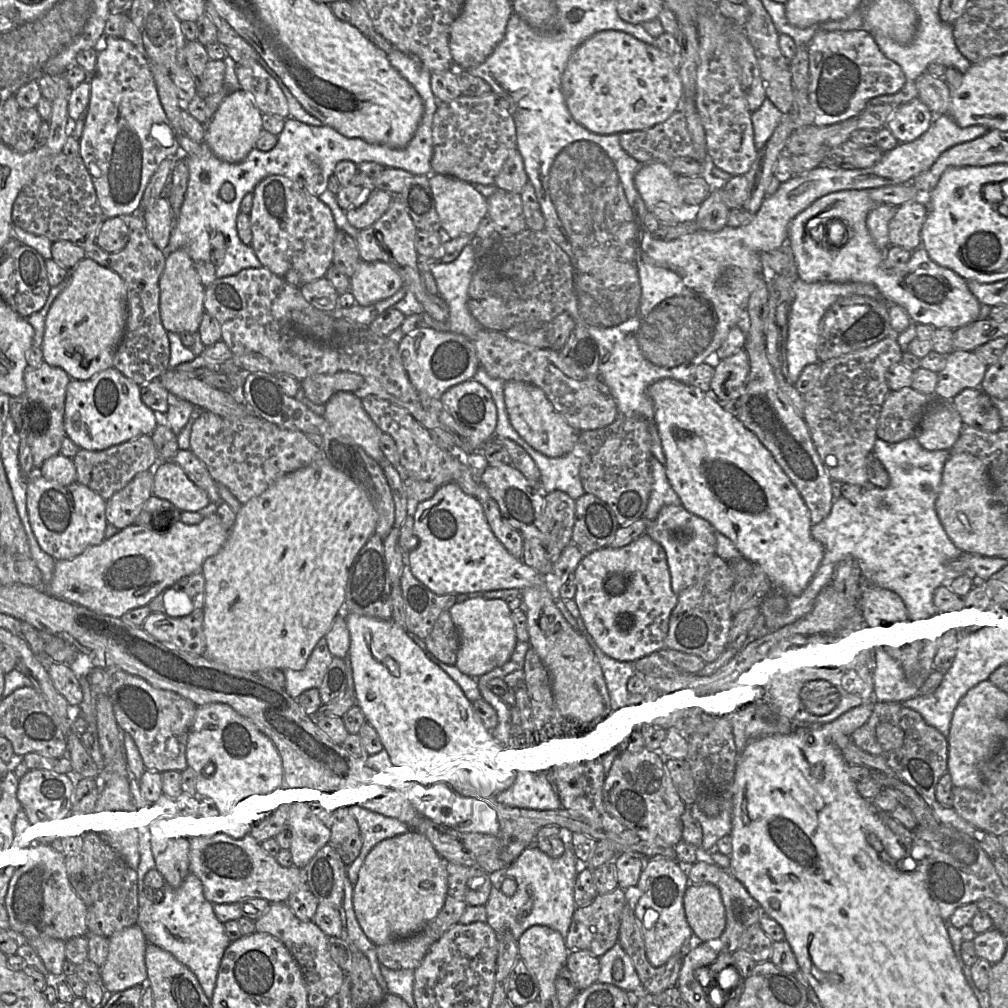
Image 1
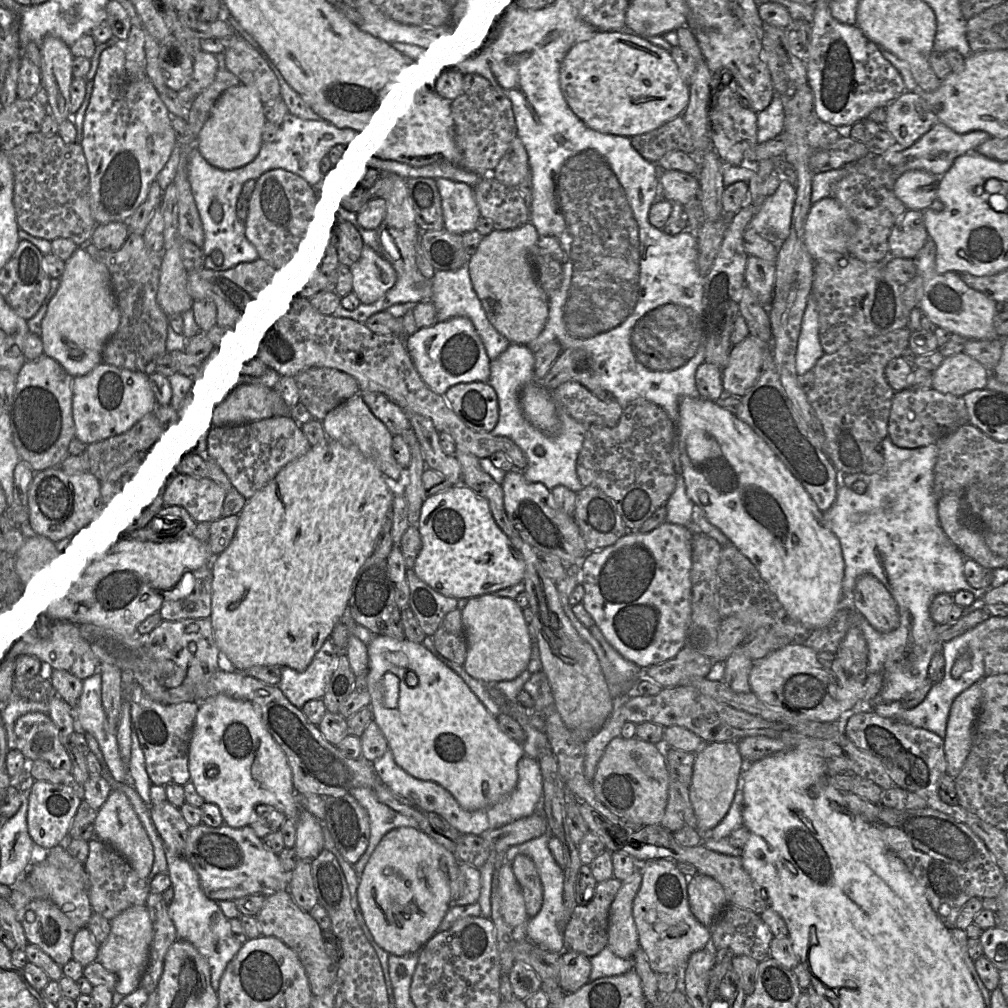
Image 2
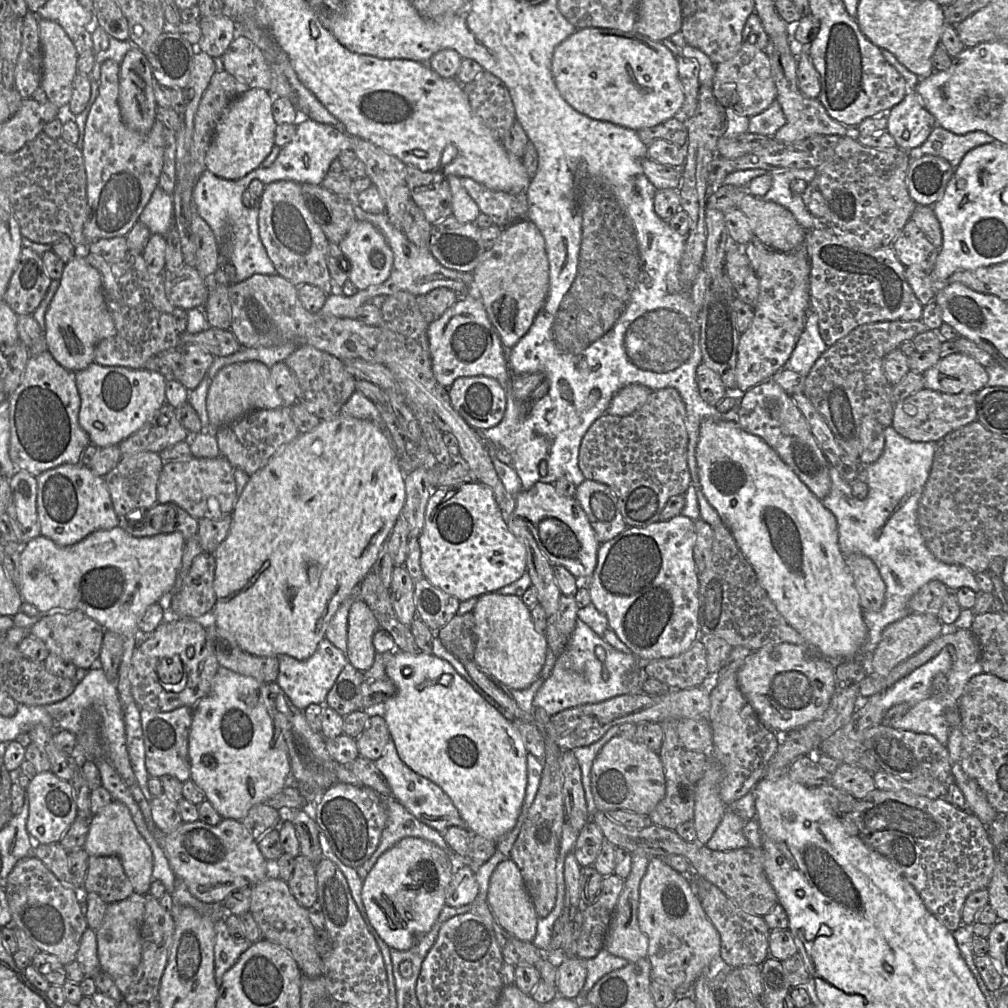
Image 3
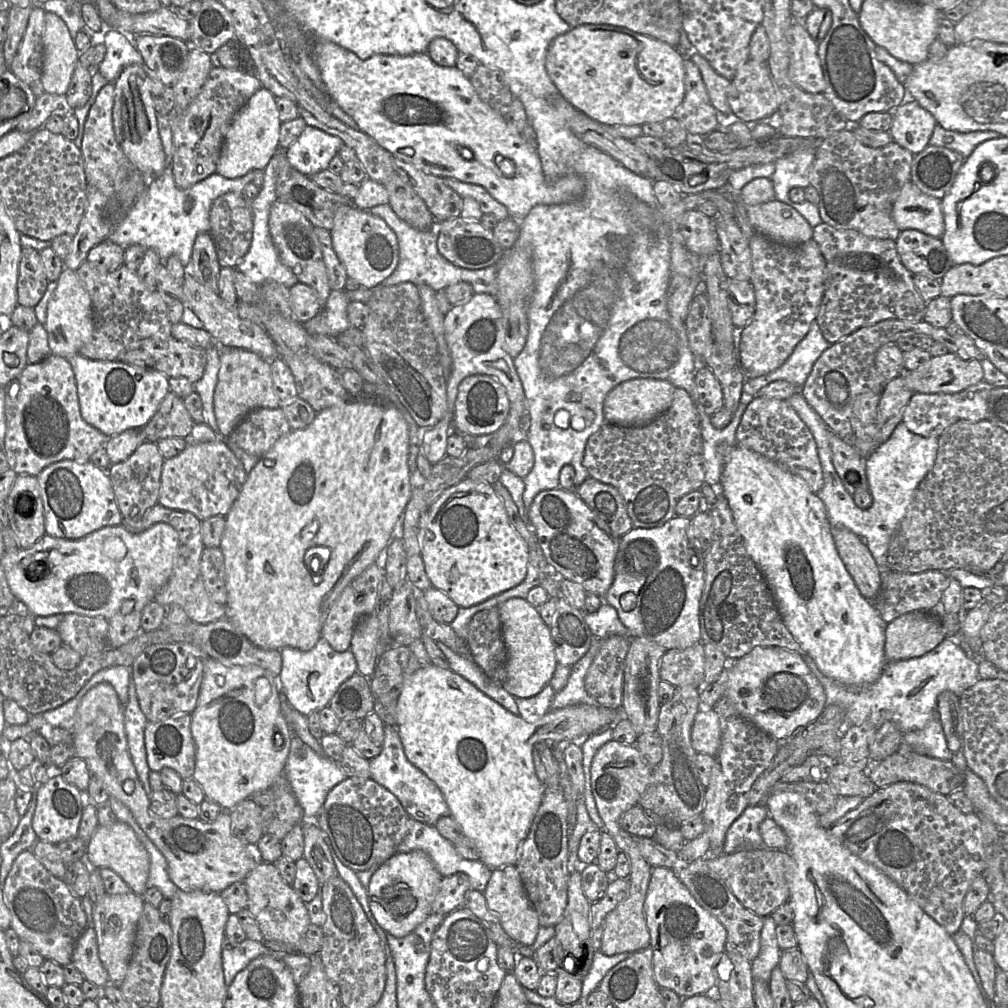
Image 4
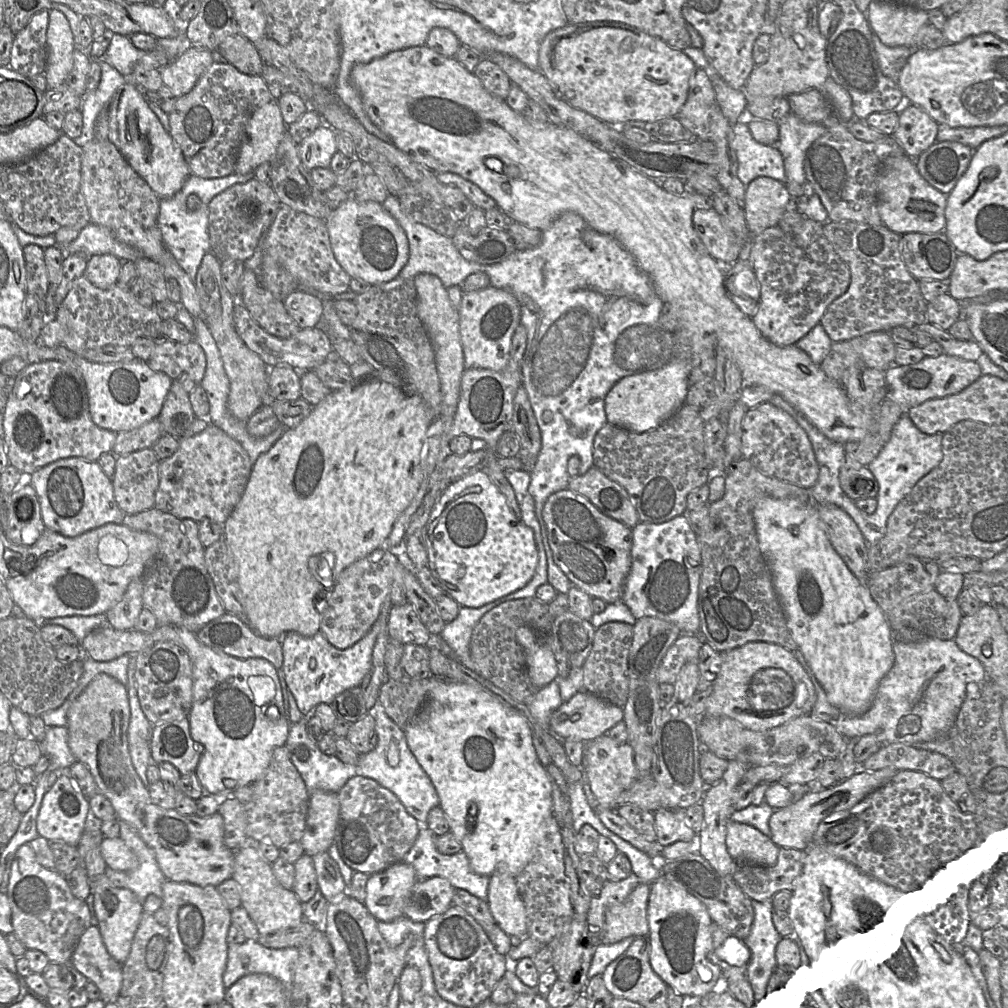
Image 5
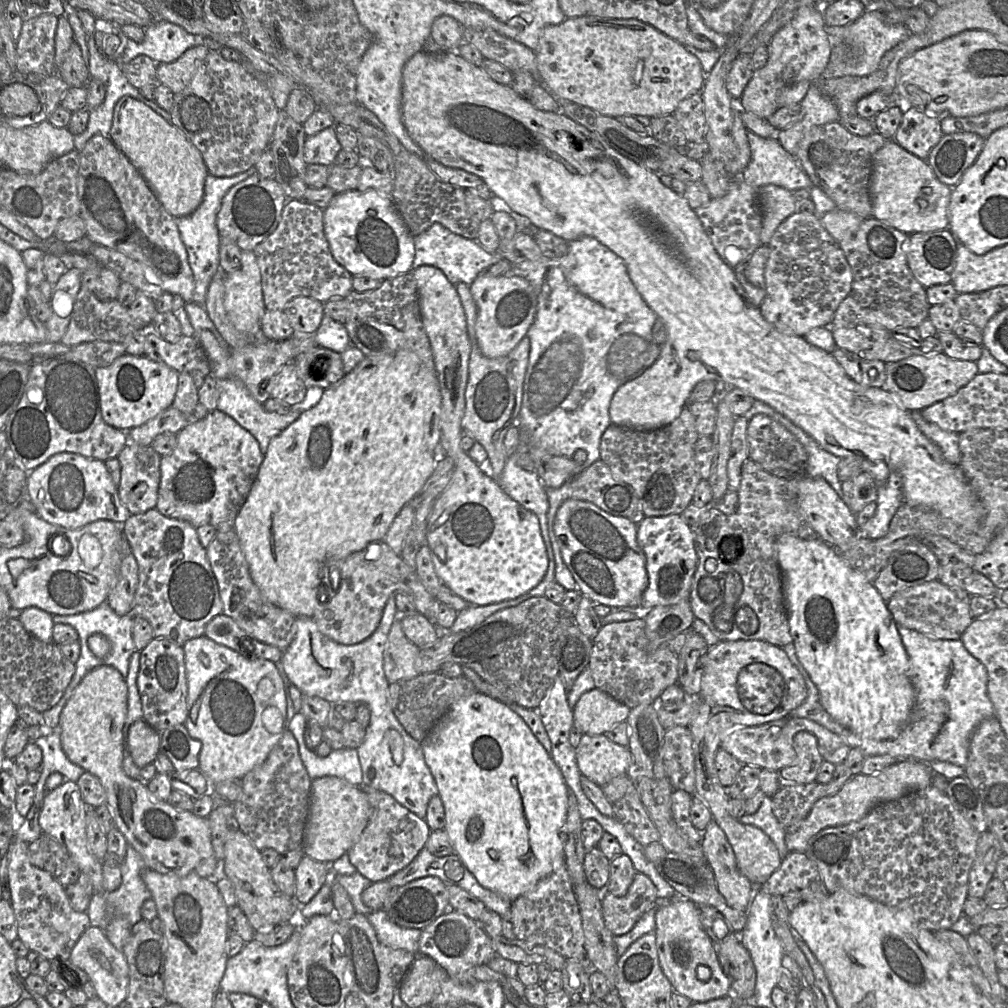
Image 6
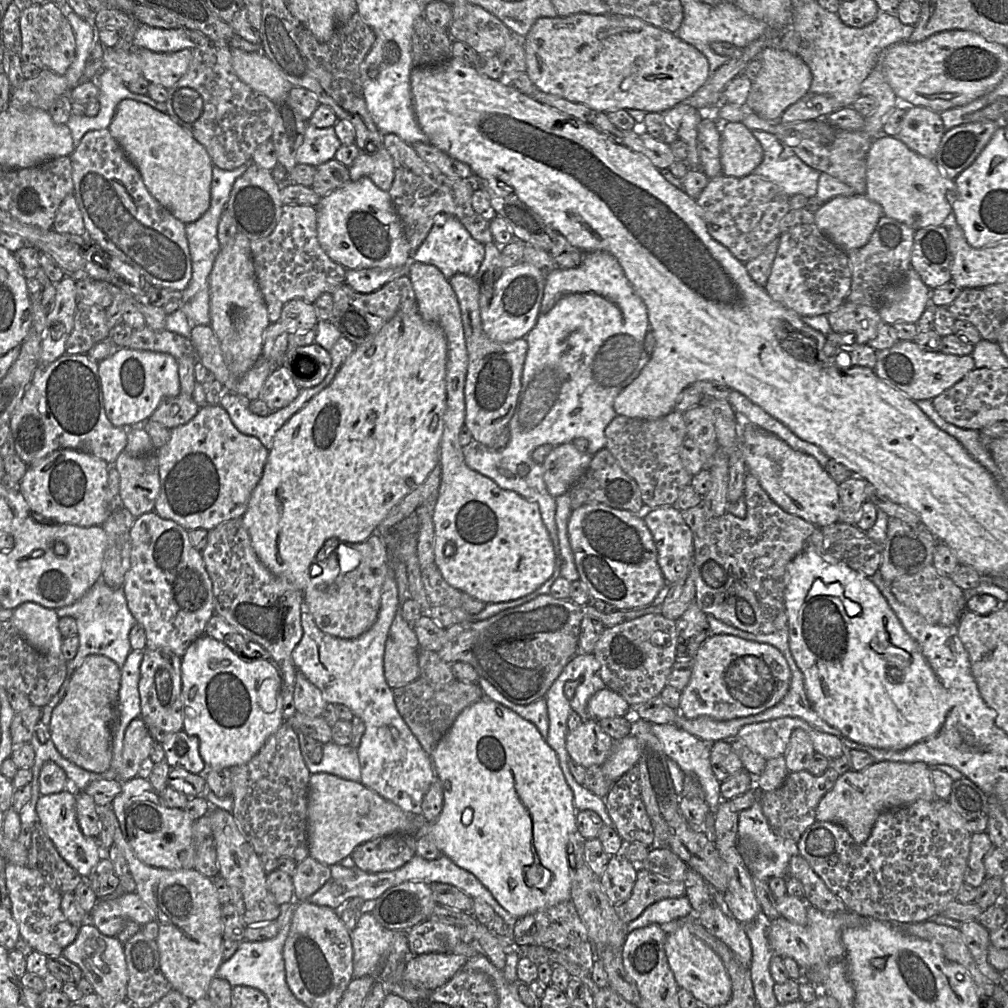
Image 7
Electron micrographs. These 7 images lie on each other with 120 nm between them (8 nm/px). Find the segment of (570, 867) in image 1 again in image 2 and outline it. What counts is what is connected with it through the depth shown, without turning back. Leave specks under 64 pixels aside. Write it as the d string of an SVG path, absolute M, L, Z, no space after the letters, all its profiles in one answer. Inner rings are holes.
M548 831L539 838L510 847L505 852L505 864L512 864L514 858L519 854L528 856L534 862L543 887L543 904L539 913L530 918L527 923L527 939L542 949L562 953L564 950L564 870L557 864L548 848L549 839L552 836L551 831Z

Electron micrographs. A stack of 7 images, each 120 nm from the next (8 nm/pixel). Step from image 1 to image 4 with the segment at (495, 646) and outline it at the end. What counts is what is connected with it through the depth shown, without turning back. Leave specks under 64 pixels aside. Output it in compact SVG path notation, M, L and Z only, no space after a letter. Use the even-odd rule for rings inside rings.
M510 598L498 605L498 609L507 650L502 685L516 698L532 697L549 684L558 664L550 628L541 618L538 608L526 599Z

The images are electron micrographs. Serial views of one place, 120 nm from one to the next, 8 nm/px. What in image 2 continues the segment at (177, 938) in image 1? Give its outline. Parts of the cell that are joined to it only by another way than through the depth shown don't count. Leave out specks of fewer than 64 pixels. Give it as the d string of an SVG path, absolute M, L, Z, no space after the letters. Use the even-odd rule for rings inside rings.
M165 849L167 875L173 889L173 898L167 905L168 915L175 927L178 939L191 943L207 960L211 975L211 986L218 991L221 976L231 959L243 943L231 935L229 919L220 911L216 902L208 899L202 892L197 873L182 857Z

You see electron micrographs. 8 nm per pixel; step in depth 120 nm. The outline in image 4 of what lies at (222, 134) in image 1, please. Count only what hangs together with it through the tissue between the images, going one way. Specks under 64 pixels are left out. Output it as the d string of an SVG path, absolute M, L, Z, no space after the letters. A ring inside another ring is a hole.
M261 87L232 120L224 138L216 173L228 179L236 179L250 171L264 170L279 150L280 126L276 97Z

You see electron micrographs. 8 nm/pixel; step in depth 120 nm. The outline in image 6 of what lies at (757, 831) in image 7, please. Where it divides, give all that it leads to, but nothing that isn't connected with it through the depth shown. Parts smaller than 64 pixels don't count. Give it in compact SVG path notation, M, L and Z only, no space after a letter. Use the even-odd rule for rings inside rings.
M765 795L758 810L753 814L744 814L739 821L742 824L754 825L768 835L777 847L781 859L790 853L785 844L785 830L773 814L770 796Z

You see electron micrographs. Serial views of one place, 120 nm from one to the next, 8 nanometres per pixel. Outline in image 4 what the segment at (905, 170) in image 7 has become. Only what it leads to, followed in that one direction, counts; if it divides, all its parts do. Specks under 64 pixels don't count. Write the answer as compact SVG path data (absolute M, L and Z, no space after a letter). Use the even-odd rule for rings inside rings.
M911 181L901 188L892 217L901 231L914 229L936 238L944 233L941 199L923 193Z

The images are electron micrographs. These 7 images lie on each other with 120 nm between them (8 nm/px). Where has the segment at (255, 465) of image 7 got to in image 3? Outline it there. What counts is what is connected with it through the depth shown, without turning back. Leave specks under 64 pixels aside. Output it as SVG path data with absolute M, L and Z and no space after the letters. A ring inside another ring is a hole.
M221 454L215 458L196 458L165 462L157 486L158 502L161 504L174 503L184 509L189 515L200 520L202 518L219 519L232 514L237 501L234 468Z

